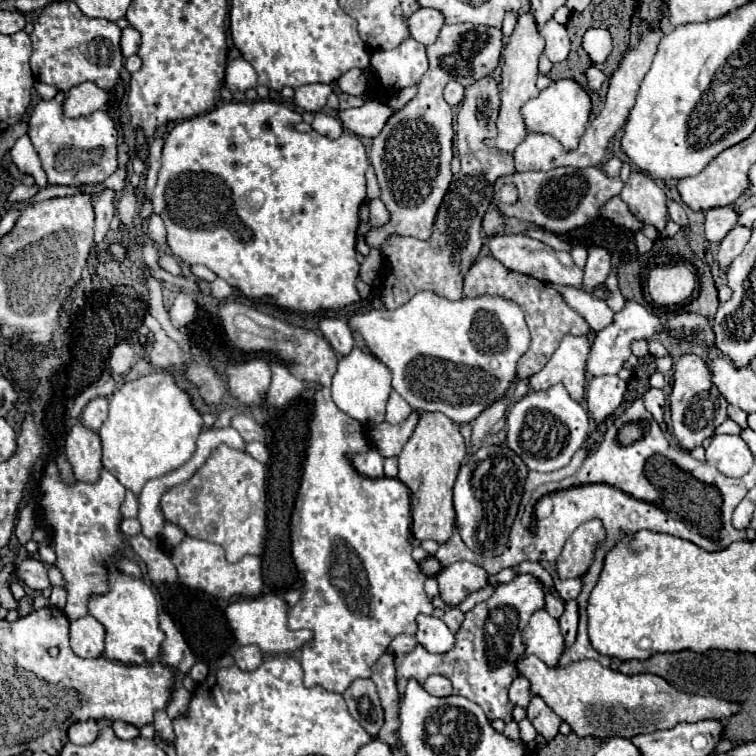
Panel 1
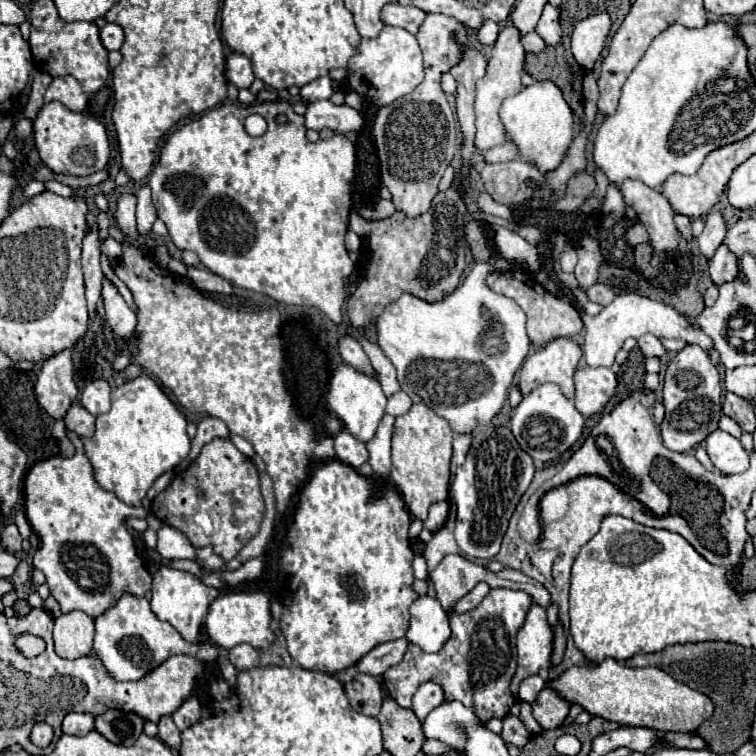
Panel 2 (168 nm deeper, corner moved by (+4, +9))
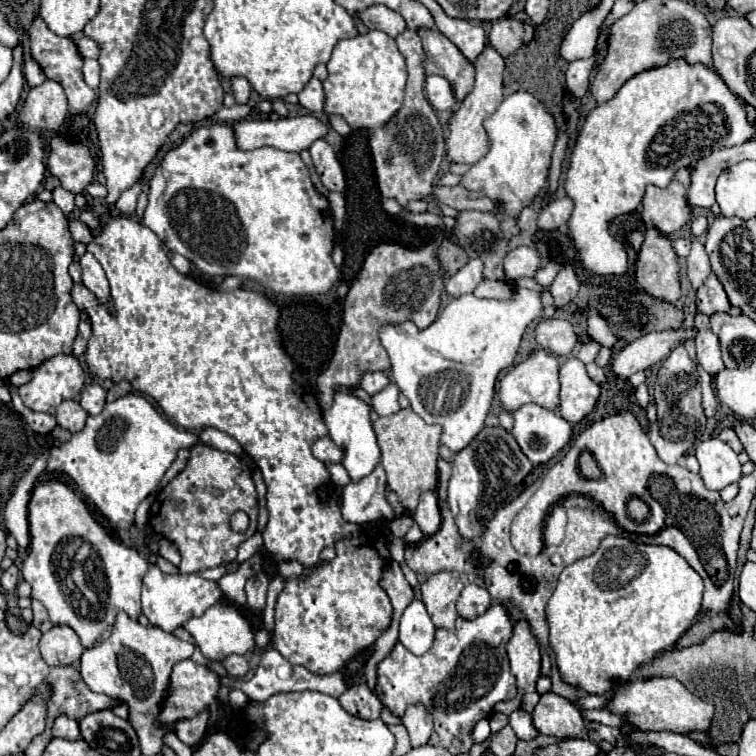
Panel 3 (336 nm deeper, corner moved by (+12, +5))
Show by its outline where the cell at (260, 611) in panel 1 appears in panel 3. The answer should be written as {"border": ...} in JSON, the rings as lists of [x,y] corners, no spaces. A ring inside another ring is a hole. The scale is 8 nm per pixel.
{"border":[[[218,602],[216,606],[208,608],[202,616],[190,618],[184,624],[184,628],[190,632],[190,636],[194,638],[194,642],[200,646],[204,658],[214,660],[214,662],[222,662],[230,654],[248,654],[256,646],[256,642],[254,642],[254,630],[252,630],[250,620],[242,614],[240,608],[236,608],[230,602]]]}

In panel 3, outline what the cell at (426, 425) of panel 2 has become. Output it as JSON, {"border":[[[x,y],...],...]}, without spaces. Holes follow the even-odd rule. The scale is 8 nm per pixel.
{"border":[[[412,408],[400,410],[396,414],[378,418],[374,422],[374,432],[378,436],[378,446],[382,450],[382,466],[388,476],[388,488],[396,492],[400,504],[406,512],[414,514],[418,498],[422,492],[436,492],[438,486],[438,448],[440,448],[440,426],[426,424]]]}

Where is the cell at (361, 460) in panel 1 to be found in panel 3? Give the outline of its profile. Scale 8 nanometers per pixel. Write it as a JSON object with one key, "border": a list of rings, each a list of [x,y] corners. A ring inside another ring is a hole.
{"border":[[[328,436],[316,440],[316,444],[312,446],[312,454],[326,464],[338,464],[344,460],[344,452]]]}

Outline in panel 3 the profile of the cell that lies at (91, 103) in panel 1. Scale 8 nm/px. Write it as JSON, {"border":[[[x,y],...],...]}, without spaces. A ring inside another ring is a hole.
{"border":[[[46,80],[44,84],[32,88],[20,112],[24,124],[28,124],[34,130],[50,132],[56,132],[66,120],[66,116],[68,98],[64,94],[64,88],[54,80]]]}

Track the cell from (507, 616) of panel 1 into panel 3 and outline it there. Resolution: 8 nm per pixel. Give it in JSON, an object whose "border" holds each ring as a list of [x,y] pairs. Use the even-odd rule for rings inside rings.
{"border":[[[494,602],[484,614],[472,620],[458,616],[454,630],[438,628],[432,648],[422,656],[414,656],[410,650],[406,650],[398,642],[392,648],[392,652],[378,664],[378,670],[376,670],[378,672],[378,686],[376,686],[378,698],[394,716],[402,716],[406,706],[410,704],[416,704],[416,702],[424,704],[432,712],[432,718],[434,718],[434,732],[430,736],[430,744],[446,748],[450,754],[470,752],[470,748],[474,746],[472,730],[476,722],[482,718],[490,718],[498,702],[516,696],[516,678],[510,672],[508,654],[506,654],[506,642],[512,636],[512,630],[514,630],[514,624],[510,620],[508,608],[504,606],[504,602]]]}

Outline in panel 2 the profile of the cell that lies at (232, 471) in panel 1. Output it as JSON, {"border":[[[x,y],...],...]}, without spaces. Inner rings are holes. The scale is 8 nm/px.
{"border":[[[214,438],[210,444],[204,444],[198,458],[184,472],[176,474],[172,484],[152,500],[150,512],[160,522],[184,532],[194,548],[212,546],[214,554],[228,562],[242,550],[242,546],[246,546],[258,534],[260,522],[264,518],[264,500],[260,494],[258,470],[252,464],[252,460],[244,456],[240,450],[236,450],[236,446],[230,440]]]}

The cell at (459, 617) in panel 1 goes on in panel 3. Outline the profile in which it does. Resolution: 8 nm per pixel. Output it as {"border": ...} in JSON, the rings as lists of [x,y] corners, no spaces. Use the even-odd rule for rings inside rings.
{"border":[[[468,584],[462,590],[462,594],[456,602],[456,608],[462,618],[474,618],[476,614],[482,614],[490,604],[492,604],[492,598],[486,588],[482,588],[478,584]]]}

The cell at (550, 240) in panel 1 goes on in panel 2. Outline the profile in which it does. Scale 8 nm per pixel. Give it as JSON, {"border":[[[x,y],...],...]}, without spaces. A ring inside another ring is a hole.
{"border":[[[482,192],[478,196],[478,210],[484,212],[484,214],[490,214],[490,216],[496,216],[496,218],[504,218],[504,220],[512,220],[512,214],[510,214],[510,208],[504,206],[504,204],[498,204],[490,194]]]}

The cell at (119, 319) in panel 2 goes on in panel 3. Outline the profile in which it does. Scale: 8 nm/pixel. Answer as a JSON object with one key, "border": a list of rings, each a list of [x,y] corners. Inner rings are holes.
{"border":[[[86,252],[80,258],[80,266],[82,266],[84,286],[98,298],[98,302],[102,306],[106,306],[112,300],[112,296],[110,296],[110,286],[108,286],[108,280],[106,280],[106,274],[104,274],[100,262],[90,252]]]}

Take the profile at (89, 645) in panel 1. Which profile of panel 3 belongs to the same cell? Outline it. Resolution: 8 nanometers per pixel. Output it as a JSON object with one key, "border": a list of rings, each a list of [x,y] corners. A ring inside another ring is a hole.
{"border":[[[54,626],[46,634],[42,634],[40,652],[46,664],[62,666],[78,662],[84,652],[84,646],[70,626]]]}

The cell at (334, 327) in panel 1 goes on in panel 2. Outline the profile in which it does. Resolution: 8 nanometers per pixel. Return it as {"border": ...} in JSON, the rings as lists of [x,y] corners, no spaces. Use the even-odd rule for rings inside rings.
{"border":[[[342,338],[338,344],[338,352],[340,352],[342,360],[350,366],[356,366],[356,370],[360,370],[360,374],[376,376],[376,370],[372,368],[372,364],[368,362],[368,356],[364,354],[364,348],[356,340]]]}

